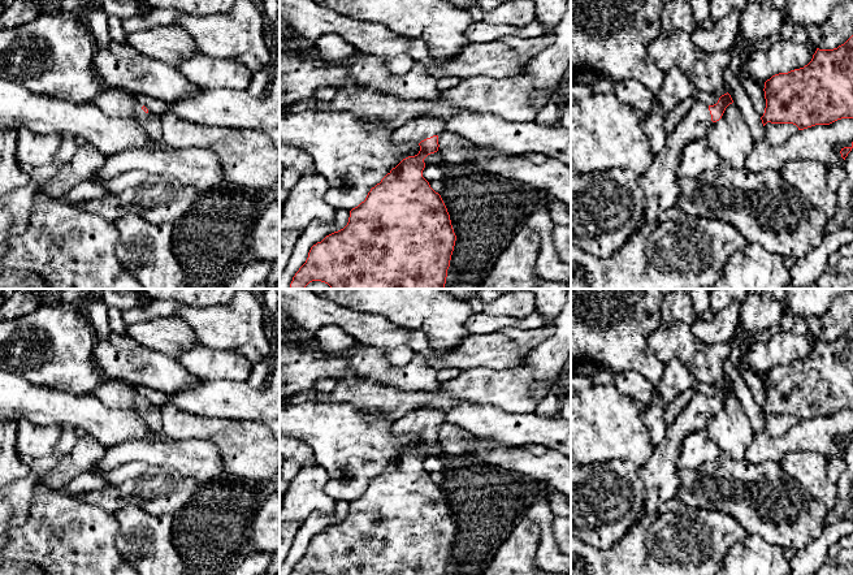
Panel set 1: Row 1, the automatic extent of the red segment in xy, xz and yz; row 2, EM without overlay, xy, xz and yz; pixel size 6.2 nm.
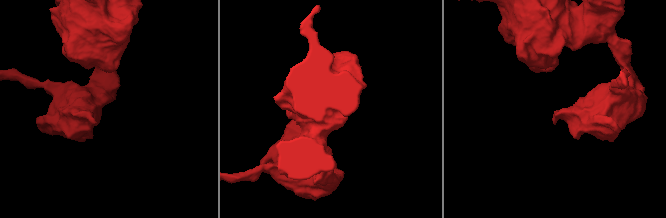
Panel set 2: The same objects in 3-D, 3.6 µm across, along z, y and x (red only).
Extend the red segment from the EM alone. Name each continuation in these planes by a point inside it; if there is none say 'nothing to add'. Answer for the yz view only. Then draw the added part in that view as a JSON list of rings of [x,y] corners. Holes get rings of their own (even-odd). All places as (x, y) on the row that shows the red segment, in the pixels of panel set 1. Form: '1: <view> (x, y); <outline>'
1: yz (659, 182); [[[693,100],[685,118],[667,134],[664,146],[654,155],[648,170],[637,177],[646,199],[644,224],[655,220],[666,209],[676,206],[681,152],[689,142],[703,139],[711,125],[709,105]]]

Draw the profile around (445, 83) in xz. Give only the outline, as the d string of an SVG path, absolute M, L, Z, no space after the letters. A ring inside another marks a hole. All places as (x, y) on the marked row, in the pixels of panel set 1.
M442 77L437 79L437 88L441 92L449 91L454 87L456 87L462 82L460 78L456 77Z

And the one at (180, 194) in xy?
M151 177L144 183L114 195L85 200L82 208L113 222L134 213L152 224L176 222L198 199L199 191L166 177Z

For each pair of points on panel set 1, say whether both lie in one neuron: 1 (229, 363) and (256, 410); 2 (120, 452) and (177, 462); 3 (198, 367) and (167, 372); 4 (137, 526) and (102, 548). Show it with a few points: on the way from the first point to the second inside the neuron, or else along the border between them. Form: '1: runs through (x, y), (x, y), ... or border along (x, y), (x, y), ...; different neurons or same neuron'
1: border along (209, 379), (229, 379), (245, 383); different neurons
2: runs through (134, 452), (163, 453); same neuron
3: border along (178, 361), (200, 380); different neurons
4: border along (112, 514), (117, 523), (116, 548), (128, 561); different neurons

